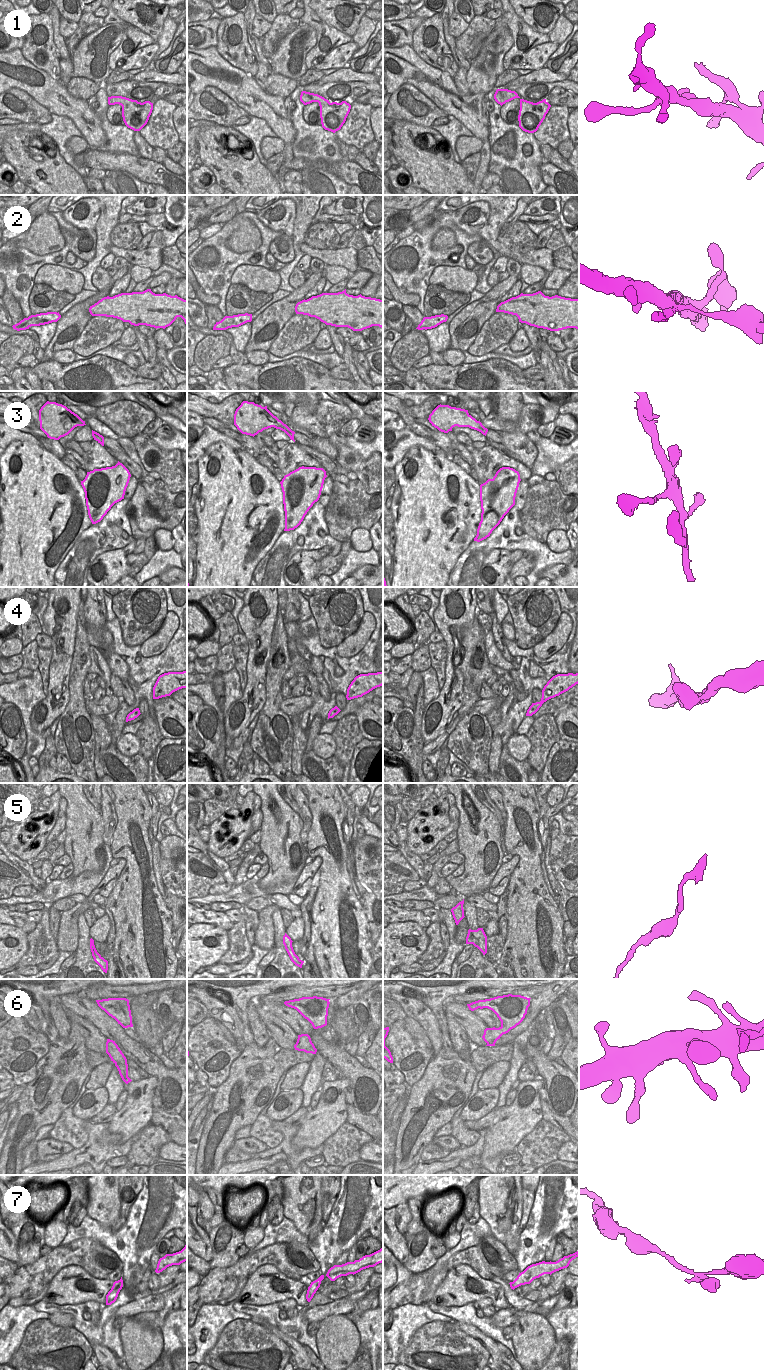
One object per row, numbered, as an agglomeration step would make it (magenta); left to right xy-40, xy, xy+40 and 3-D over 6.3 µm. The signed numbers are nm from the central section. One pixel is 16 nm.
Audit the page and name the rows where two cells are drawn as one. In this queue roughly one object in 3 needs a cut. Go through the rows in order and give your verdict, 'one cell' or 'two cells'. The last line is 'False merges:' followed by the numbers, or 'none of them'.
1: one cell
2: one cell
3: one cell
4: one cell
5: one cell
6: one cell
7: one cell
False merges: none of them

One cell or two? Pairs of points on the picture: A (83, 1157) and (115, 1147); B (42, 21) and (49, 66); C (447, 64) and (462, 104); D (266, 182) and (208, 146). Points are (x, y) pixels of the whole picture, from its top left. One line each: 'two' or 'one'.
A: one
B: one
C: two
D: one

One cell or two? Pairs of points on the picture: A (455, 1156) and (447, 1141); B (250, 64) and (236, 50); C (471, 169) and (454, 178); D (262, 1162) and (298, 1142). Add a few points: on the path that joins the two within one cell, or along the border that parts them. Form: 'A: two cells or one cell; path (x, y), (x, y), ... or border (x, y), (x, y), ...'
A: two cells; border (461, 1146), (451, 1151)
B: one cell; path (247, 61), (239, 53)
C: two cells; border (460, 164), (466, 176), (472, 182)
D: two cells; border (299, 1125), (292, 1145), (295, 1148), (316, 1148)

